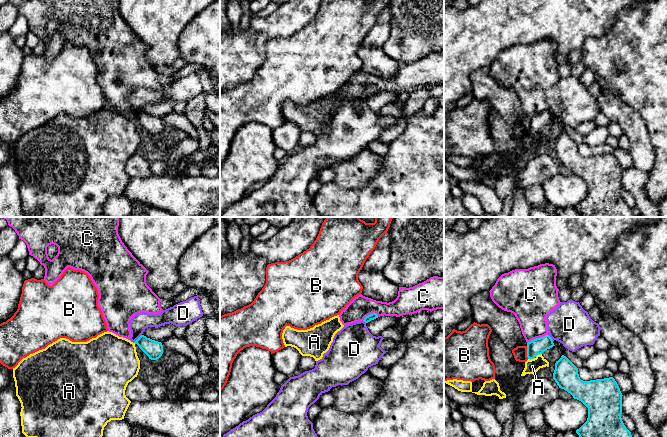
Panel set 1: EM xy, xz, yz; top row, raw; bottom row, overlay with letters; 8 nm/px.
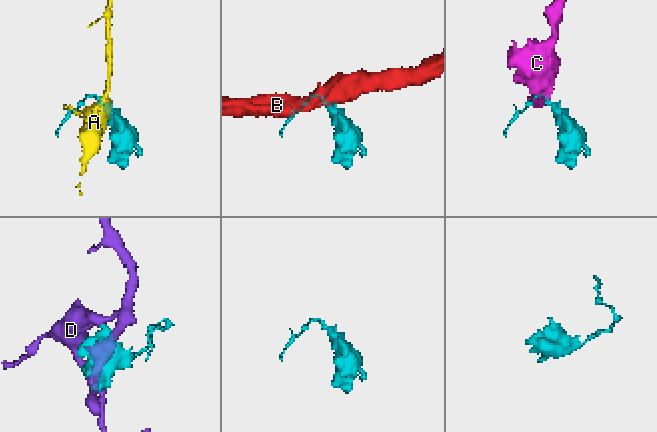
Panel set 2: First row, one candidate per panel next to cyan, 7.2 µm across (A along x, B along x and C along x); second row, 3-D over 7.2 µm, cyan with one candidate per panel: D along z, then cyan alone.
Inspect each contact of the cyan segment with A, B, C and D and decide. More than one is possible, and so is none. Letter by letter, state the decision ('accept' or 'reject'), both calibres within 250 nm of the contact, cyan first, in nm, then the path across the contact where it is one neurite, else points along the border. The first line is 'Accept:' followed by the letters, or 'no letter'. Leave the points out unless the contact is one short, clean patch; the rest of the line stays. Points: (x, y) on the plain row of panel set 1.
Accept: no letter
A: reject | 130/110 nm
B: reject | 130/110 nm | along yz (526, 122), (526, 132), (528, 134)
C: reject | 130/280 nm
D: reject | 150/140 nm | along xy (141, 110), (133, 118)

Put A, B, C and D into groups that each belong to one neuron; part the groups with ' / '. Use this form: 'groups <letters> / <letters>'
groups A / B / C / D

